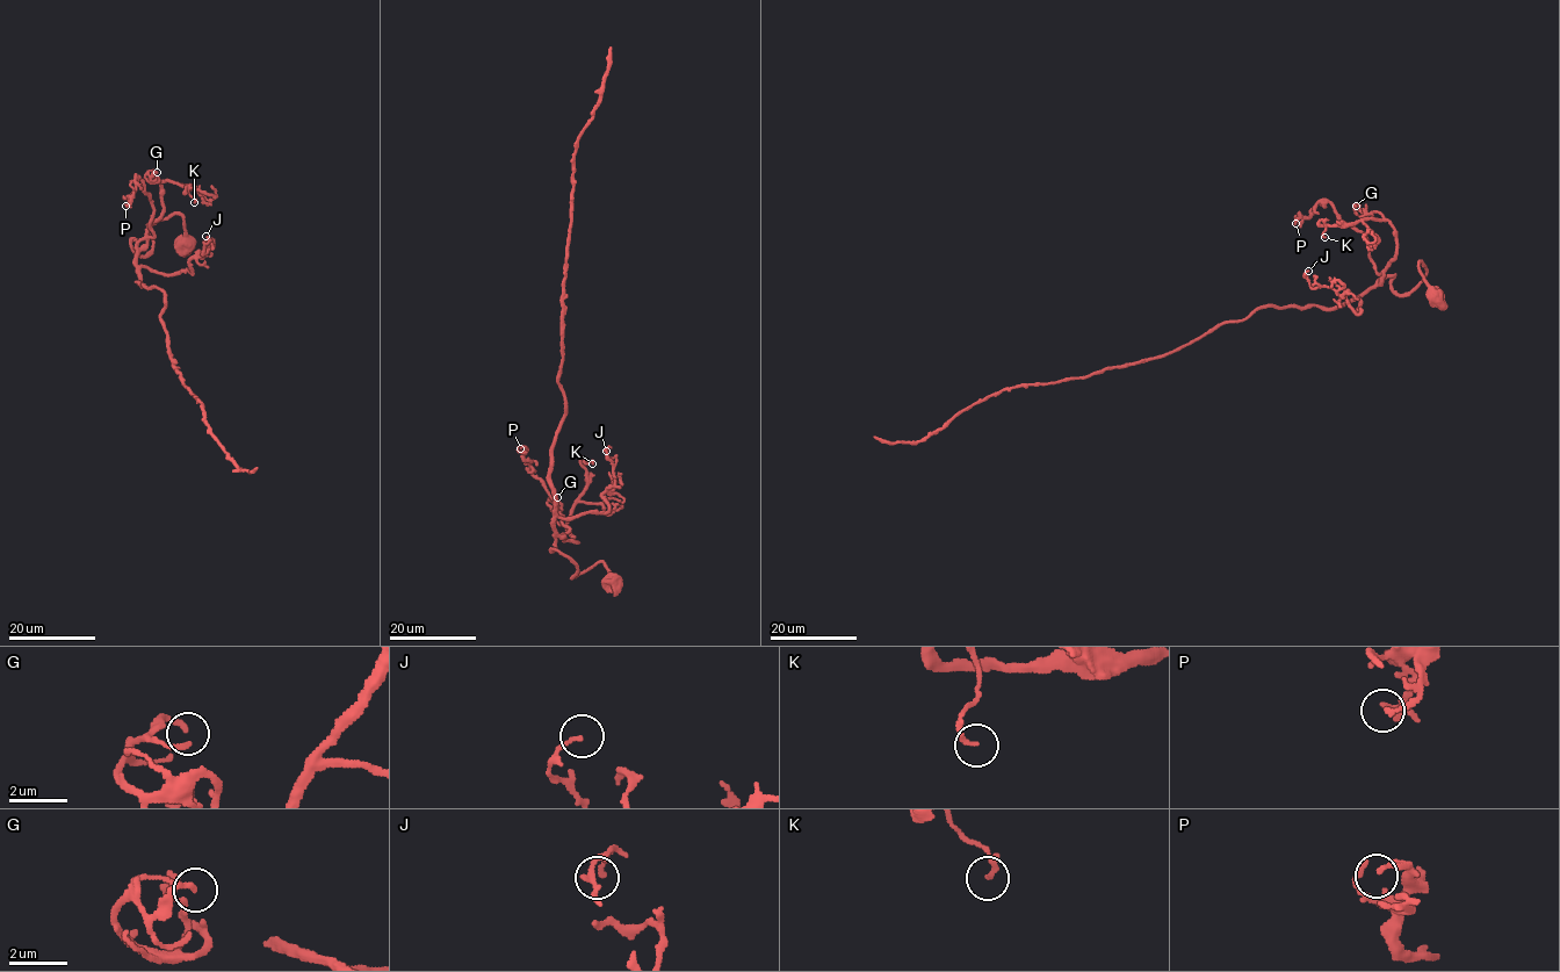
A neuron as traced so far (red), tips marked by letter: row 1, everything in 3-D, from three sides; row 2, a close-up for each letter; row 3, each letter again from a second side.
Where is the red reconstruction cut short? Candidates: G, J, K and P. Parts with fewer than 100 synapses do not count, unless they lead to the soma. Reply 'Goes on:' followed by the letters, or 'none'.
Goes on: none

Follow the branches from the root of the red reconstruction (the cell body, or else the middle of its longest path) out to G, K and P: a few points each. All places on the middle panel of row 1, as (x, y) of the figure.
G: (609, 583), (602, 561), (572, 578), (578, 567), (550, 551), (561, 534), (577, 541), (555, 518), (557, 497)
K: (609, 583), (602, 561), (572, 578), (550, 551), (577, 541), (579, 458), (592, 463)
P: (609, 583), (602, 561), (572, 578), (578, 567), (550, 551), (569, 527), (520, 448)

